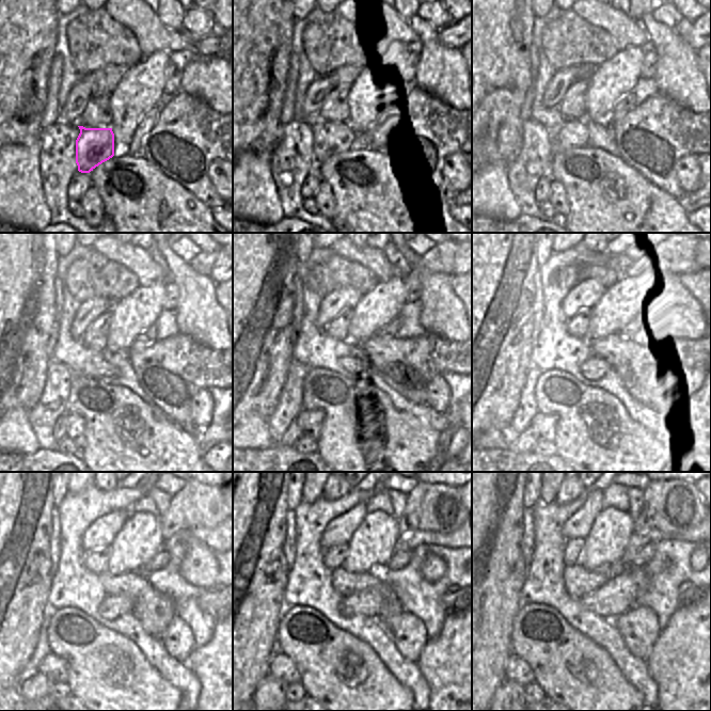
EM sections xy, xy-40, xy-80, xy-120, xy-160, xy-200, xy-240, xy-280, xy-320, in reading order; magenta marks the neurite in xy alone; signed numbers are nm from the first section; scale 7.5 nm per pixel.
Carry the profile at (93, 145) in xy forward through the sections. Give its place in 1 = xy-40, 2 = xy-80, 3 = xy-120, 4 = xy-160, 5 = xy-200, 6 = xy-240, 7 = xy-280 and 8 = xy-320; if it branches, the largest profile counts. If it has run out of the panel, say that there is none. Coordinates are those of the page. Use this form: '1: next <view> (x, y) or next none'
1: next xy-40 (329, 138)
2: next xy-80 (564, 136)
3: next xy-120 (96, 368)
4: next xy-160 (344, 367)
5: next xy-200 (590, 367)
6: next xy-240 (108, 606)
7: next xy-280 (369, 602)
8: next xy-320 (620, 593)

